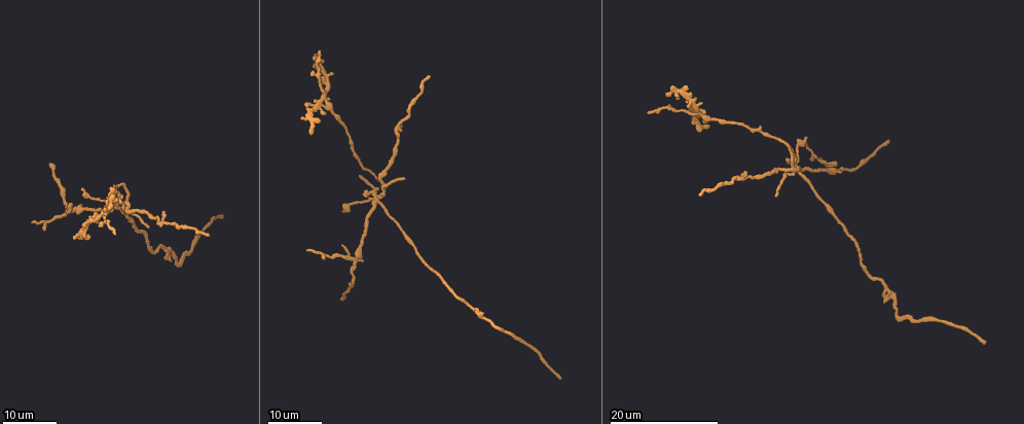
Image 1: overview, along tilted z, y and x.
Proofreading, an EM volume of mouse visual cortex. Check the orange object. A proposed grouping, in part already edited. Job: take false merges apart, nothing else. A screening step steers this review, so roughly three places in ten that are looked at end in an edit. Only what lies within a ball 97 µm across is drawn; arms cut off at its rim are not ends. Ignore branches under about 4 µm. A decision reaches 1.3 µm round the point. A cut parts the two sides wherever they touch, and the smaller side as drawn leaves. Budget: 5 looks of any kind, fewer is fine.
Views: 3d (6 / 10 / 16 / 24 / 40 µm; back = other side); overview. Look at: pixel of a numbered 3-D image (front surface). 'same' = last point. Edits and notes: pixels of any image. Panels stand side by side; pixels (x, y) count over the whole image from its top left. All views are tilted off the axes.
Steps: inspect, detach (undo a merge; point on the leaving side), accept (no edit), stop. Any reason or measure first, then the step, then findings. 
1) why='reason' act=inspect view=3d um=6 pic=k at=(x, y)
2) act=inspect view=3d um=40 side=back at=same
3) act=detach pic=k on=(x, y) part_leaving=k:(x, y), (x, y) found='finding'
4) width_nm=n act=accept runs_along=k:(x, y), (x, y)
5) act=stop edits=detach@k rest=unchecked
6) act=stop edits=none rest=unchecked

why='looks like a crossing' act=inspect view=3d um=24 pic=1 at=(323, 96)

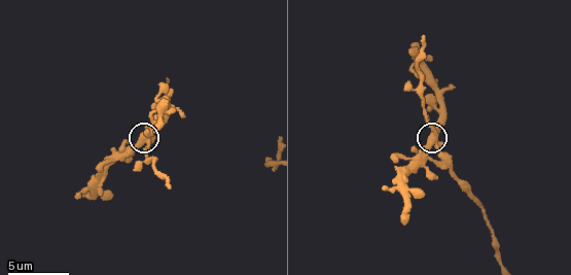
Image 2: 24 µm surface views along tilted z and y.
act=inspect view=3d um=6 pic=2 at=(143, 137)

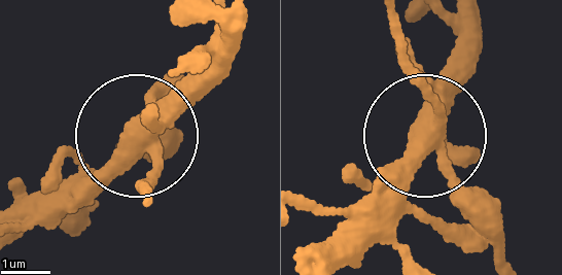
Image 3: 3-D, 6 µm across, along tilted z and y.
side_arm_um=10 act=accept runs_along=3:(505, 253), (430, 134), (480, 56) found='one cell here'

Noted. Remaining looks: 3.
why='looks like a crossing' act=inspect view=3d um=16 pic=1 at=(353, 260)

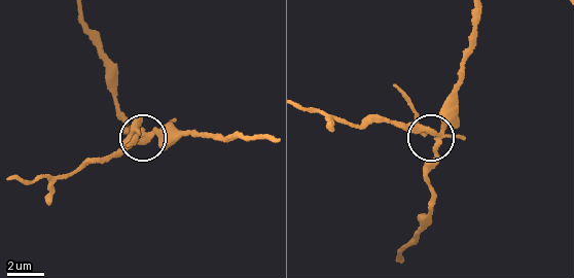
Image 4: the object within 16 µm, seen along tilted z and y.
why='closer look' act=inspect view=3d um=10 pic=4 at=(436, 139)

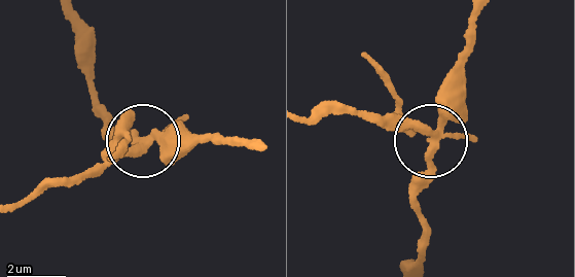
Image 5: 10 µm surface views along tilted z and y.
arms=4 act=detach pic=5 on=(398, 119) part_leaving=5:(435, 134), (360, 114), (306, 119) found='a second cell is stuck on'

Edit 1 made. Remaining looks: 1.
act=stop edits=detach@5 rest=unchecked

